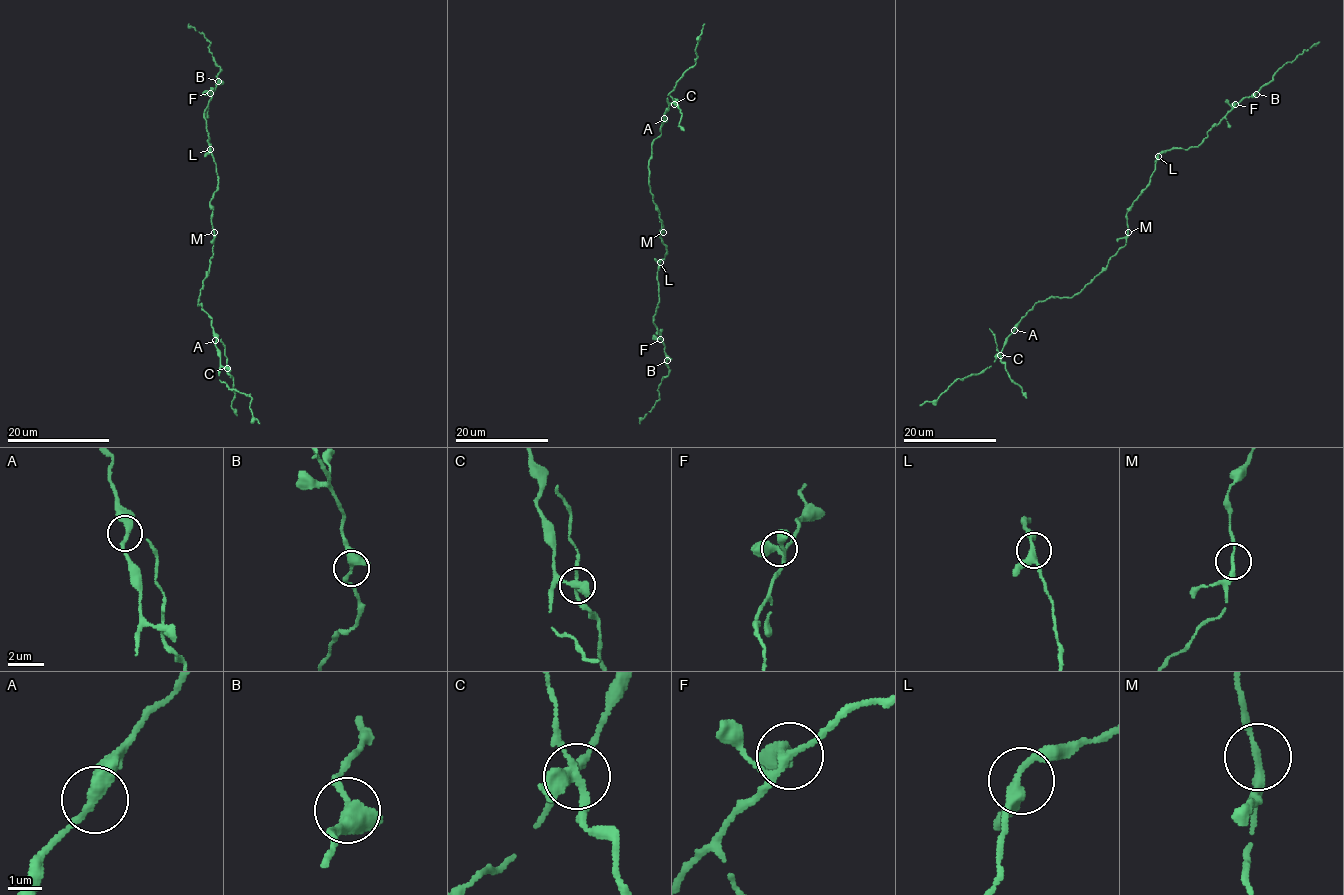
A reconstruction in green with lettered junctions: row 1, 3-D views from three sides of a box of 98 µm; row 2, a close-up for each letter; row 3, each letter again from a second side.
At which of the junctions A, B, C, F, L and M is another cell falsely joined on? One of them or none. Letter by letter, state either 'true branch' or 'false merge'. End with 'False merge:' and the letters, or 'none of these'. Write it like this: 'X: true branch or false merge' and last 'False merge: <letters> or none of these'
A: true branch
B: true branch
C: false merge
F: true branch
L: true branch
M: true branch
False merge: C

